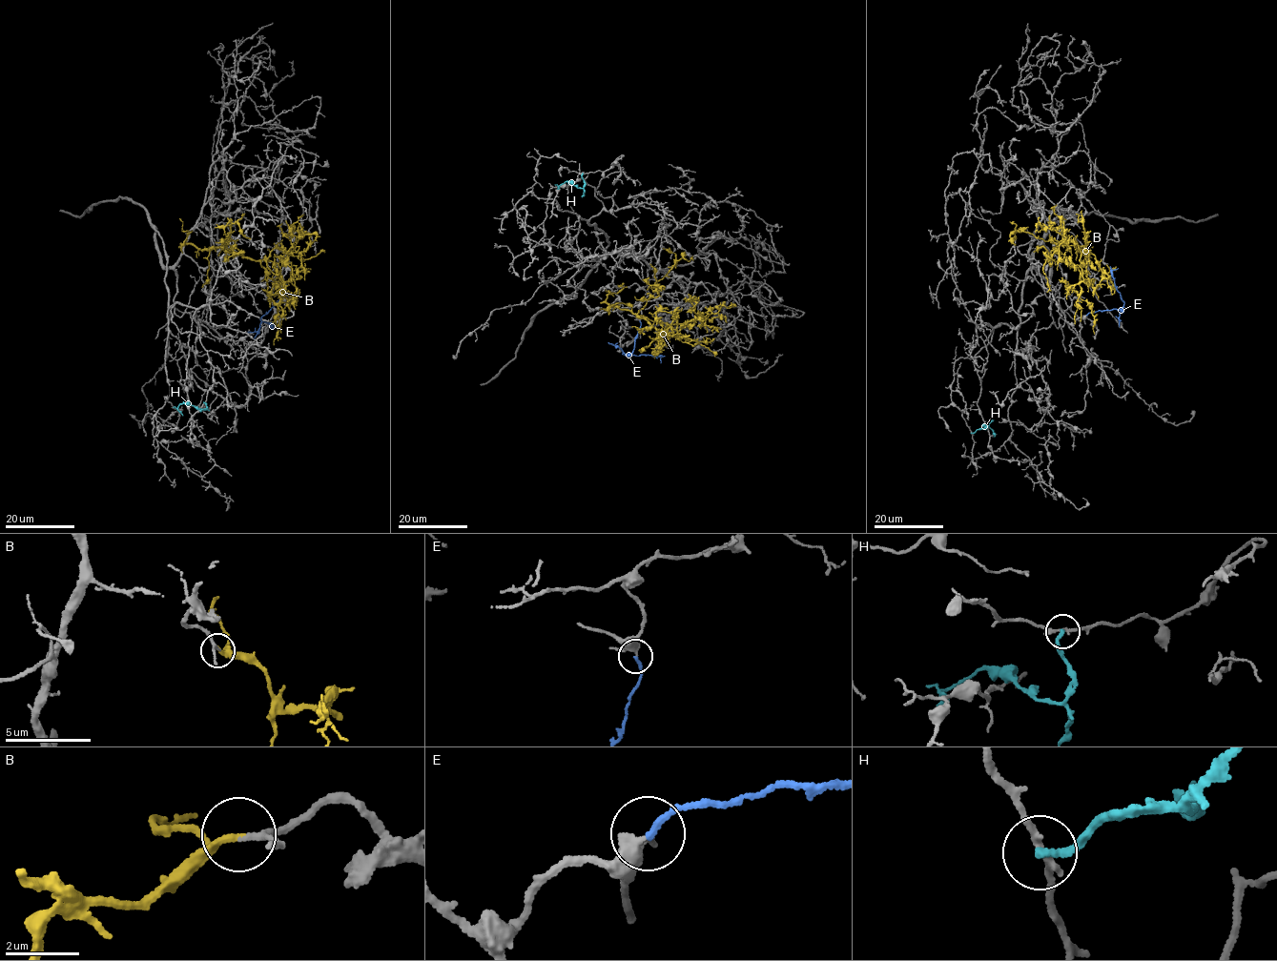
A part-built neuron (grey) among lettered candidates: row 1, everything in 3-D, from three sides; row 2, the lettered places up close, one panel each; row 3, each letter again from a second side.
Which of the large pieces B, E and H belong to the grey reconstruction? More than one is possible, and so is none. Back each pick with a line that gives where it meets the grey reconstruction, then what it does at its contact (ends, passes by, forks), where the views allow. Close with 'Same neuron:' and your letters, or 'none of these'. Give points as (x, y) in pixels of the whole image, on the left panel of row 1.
E: contact (269, 324); it ends
Same neuron: E

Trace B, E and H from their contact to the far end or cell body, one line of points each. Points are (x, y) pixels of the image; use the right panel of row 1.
B: (1065, 239), (1089, 253), (1082, 253), (1075, 241), (1060, 241), (1044, 263), (1046, 292)
E: (1086, 315), (1122, 308), (1112, 276), (1112, 272), (1118, 268)
H: (971, 433), (987, 429), (985, 426), (993, 432), (993, 437)

